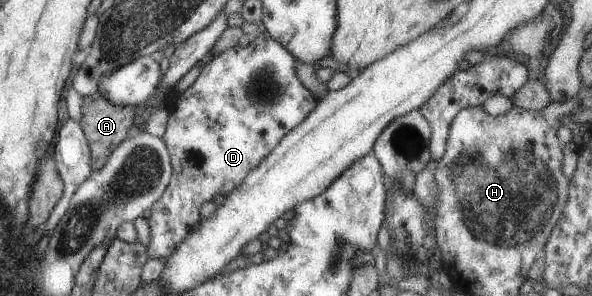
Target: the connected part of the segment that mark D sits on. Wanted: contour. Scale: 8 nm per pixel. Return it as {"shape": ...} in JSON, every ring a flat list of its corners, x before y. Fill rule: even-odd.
{"shape":[[268,32,252,38,246,47,228,48,202,68,197,79,180,93,177,106,169,113,163,136,171,155,172,175,160,199,146,215,152,237,147,252,152,258,167,257,201,221,200,208,216,195,228,195,242,185,244,178,278,145,278,142,316,107,318,98,296,76,296,58]]}

